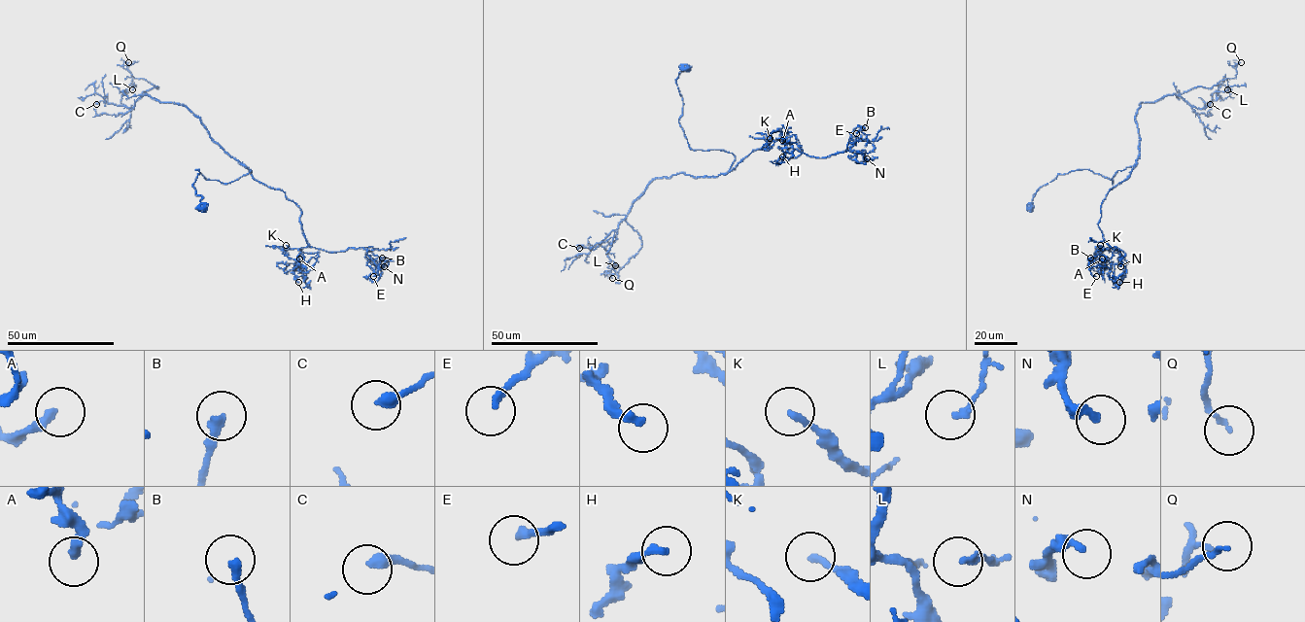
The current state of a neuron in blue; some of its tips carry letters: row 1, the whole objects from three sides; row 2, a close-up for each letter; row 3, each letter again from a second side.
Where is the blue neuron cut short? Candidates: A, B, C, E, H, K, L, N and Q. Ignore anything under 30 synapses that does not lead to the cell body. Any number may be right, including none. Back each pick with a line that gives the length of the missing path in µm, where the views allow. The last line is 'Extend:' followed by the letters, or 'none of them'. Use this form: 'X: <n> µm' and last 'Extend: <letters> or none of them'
E: 20 µm
Extend: E

